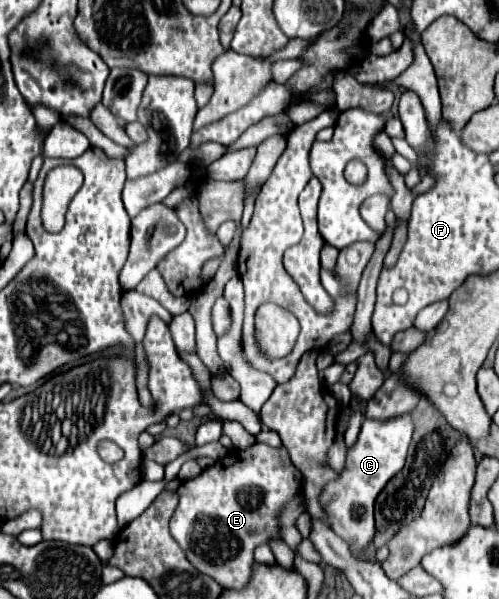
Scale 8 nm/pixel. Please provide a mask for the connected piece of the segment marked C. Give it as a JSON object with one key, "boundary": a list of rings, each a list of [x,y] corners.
{"boundary":[[[409,413],[391,417],[387,421],[365,419],[357,443],[347,451],[345,471],[341,473],[339,479],[335,479],[335,483],[327,483],[321,495],[323,507],[327,509],[327,517],[331,521],[331,529],[359,551],[363,551],[375,535],[375,521],[373,521],[375,497],[381,493],[387,481],[403,469],[413,429],[415,423]]]}

